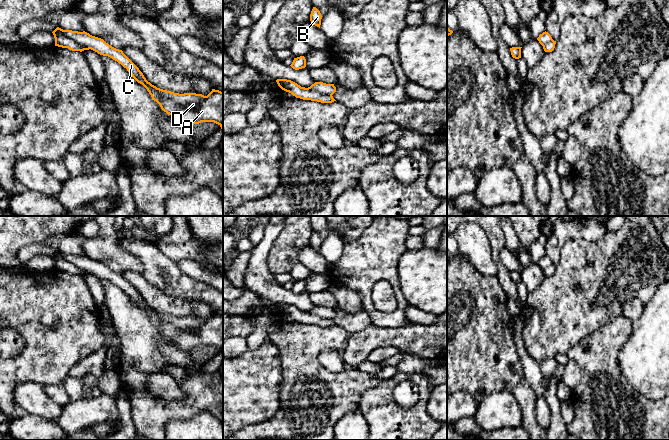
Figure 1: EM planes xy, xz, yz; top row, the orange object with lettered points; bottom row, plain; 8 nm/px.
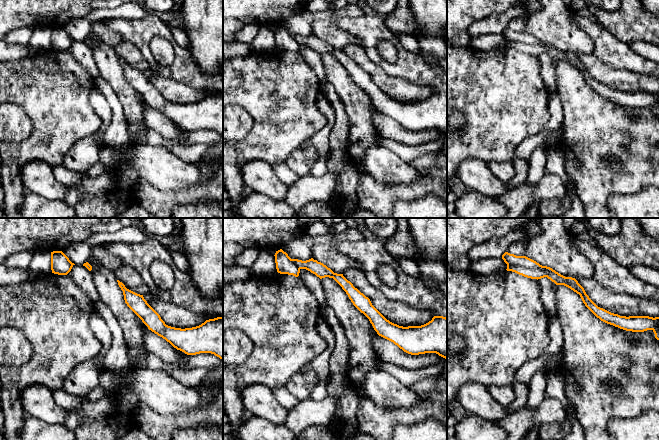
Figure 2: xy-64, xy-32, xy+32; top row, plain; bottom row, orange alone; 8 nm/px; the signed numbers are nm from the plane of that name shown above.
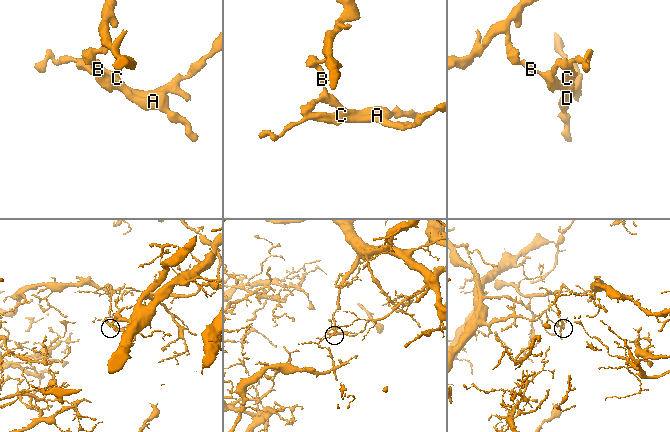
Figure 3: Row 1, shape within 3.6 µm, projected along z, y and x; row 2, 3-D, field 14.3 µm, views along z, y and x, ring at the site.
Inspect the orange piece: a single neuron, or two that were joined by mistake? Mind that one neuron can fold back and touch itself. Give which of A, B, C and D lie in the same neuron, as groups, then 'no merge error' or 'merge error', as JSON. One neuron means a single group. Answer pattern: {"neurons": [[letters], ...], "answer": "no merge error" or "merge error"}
{"neurons": [["A", "B", "C"], ["D"]], "answer": "merge error"}

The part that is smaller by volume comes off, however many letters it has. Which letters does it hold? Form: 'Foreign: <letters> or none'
Foreign: D

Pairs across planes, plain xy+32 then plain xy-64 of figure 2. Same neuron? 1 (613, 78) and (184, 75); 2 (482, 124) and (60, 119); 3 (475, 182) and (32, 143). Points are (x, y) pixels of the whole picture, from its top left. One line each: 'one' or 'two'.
1: two
2: one
3: two

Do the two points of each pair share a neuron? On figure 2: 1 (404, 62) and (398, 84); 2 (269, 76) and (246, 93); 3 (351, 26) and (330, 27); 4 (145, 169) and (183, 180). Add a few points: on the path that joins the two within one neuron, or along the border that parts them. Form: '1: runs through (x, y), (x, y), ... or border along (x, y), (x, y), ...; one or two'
1: border along (379, 66), (388, 74), (405, 78), (422, 86); two
2: runs through (263, 82), (256, 83), (252, 87); one
3: border along (337, 18), (337, 24), (359, 40); two
4: runs through (154, 169), (163, 169), (174, 174); one

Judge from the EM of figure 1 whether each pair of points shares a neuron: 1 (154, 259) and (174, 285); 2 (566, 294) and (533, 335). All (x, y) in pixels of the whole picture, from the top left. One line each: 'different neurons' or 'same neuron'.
1: same neuron
2: same neuron

